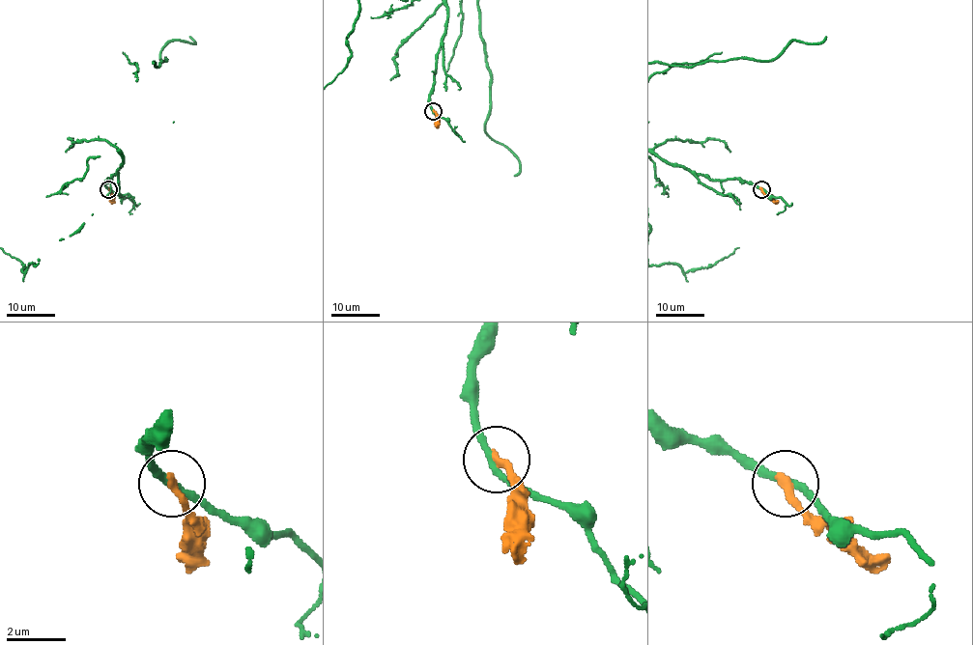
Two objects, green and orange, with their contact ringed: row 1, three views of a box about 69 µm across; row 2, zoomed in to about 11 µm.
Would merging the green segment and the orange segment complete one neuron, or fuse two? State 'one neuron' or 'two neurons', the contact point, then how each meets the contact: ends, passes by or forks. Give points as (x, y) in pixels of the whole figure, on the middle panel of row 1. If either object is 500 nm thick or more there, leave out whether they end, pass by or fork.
two neurons; place (433, 111); green passes by; orange ends

